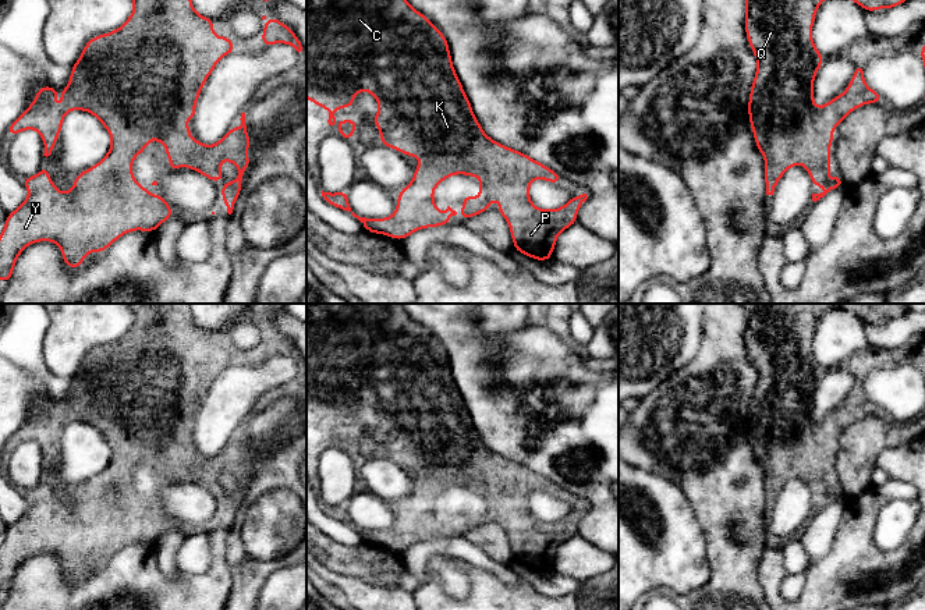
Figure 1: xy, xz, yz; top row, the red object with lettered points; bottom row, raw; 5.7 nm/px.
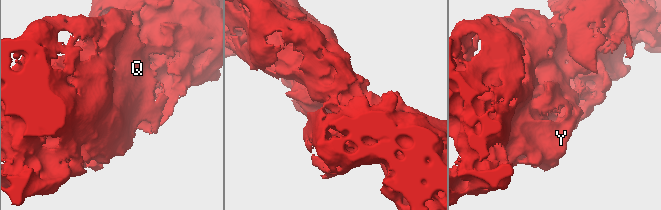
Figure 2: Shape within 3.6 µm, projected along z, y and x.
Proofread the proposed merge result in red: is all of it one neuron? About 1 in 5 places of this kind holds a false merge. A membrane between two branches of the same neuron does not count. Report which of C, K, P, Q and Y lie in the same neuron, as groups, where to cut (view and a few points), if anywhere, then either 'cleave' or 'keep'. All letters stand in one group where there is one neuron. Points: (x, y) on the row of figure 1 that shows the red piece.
C K P Q Y; no cut; keep

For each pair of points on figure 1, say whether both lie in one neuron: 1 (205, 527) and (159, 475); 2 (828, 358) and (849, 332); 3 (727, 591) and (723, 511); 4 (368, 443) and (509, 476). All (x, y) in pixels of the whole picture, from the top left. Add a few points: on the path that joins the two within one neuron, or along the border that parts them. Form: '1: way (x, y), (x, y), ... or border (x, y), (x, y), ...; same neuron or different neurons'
1: way (184, 527), (167, 522), (153, 509), (153, 496); same neuron
2: way (829, 351), (842, 339); same neuron
3: way (727, 571), (727, 531); same neuron
4: way (403, 443), (474, 476); same neuron

